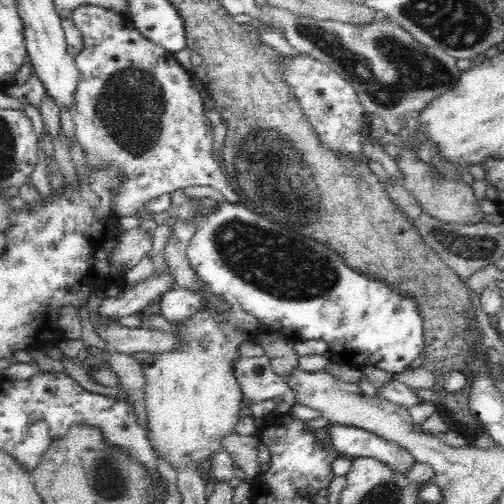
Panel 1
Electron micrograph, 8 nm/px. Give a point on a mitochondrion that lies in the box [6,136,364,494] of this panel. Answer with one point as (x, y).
(289, 268)

